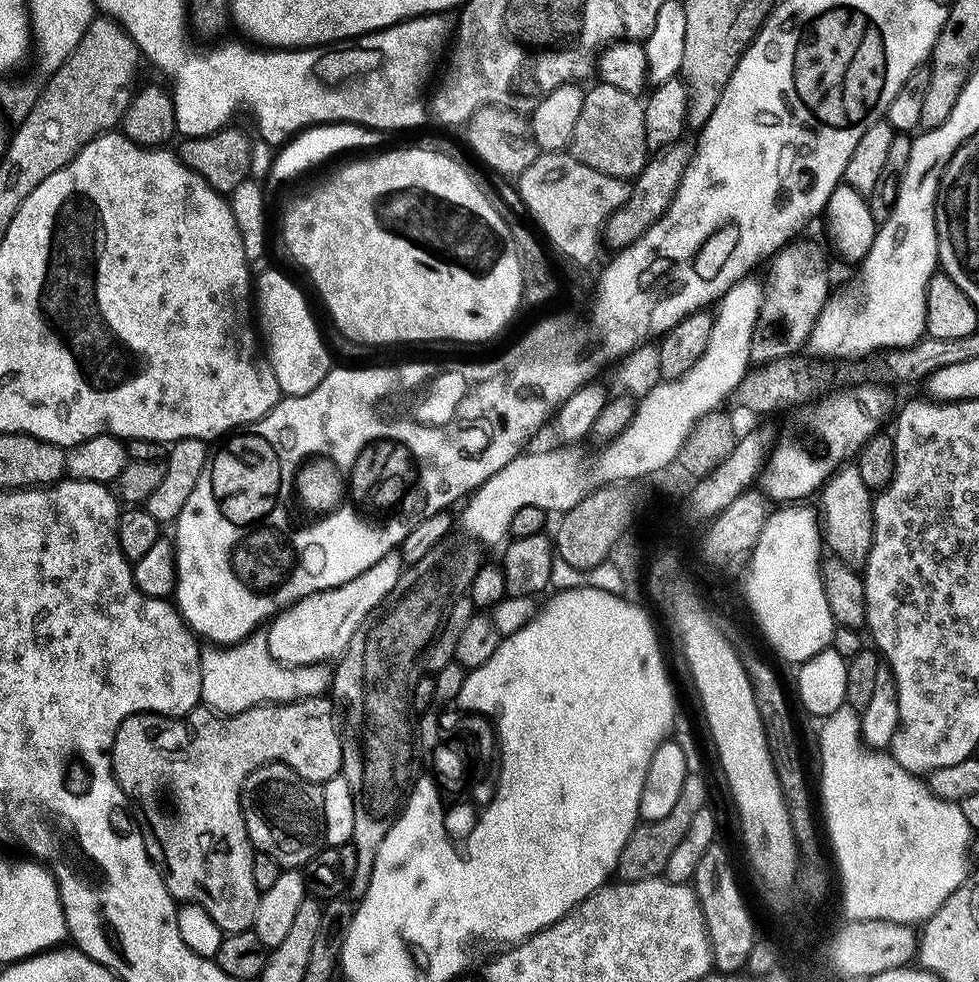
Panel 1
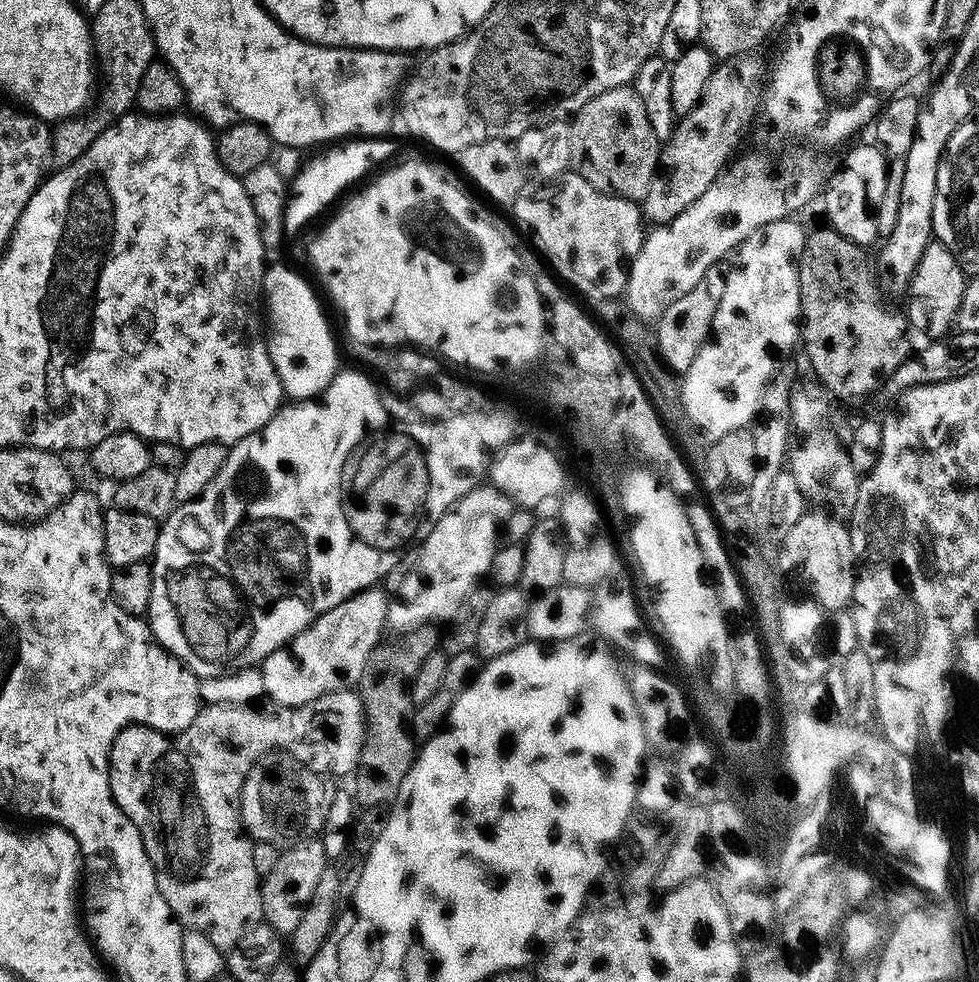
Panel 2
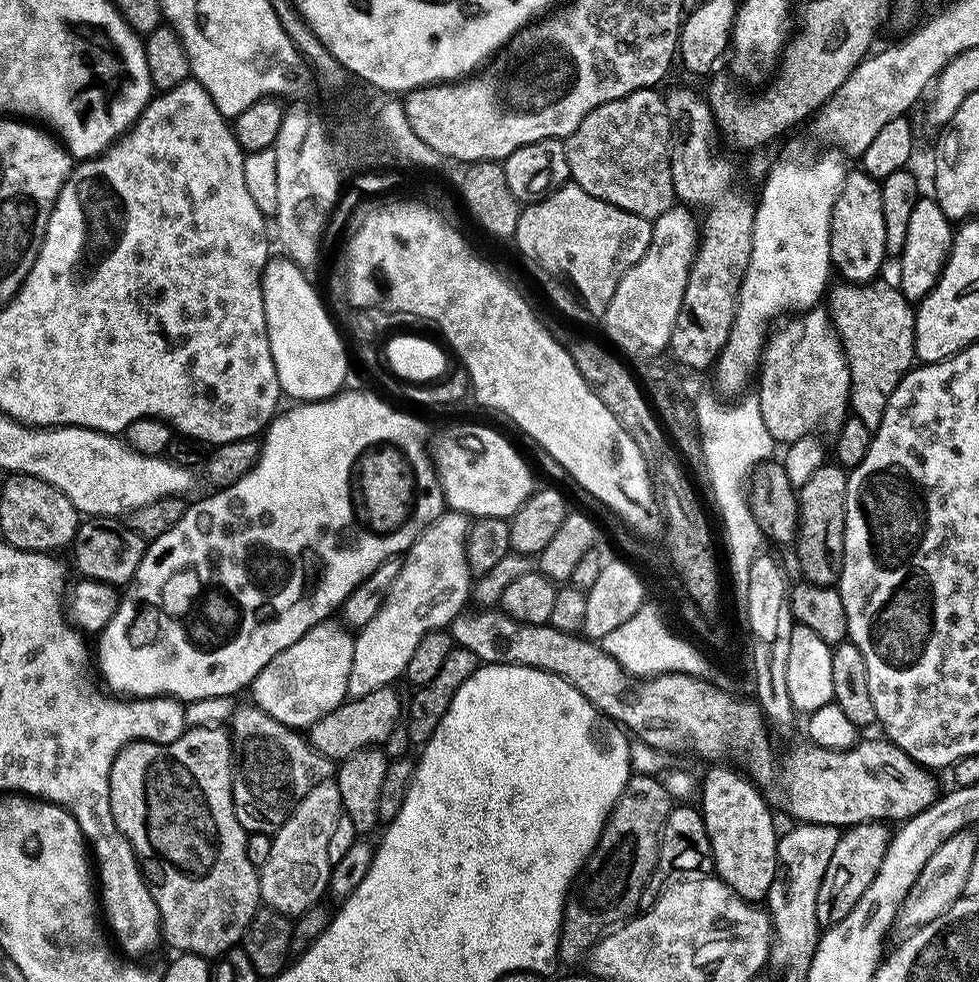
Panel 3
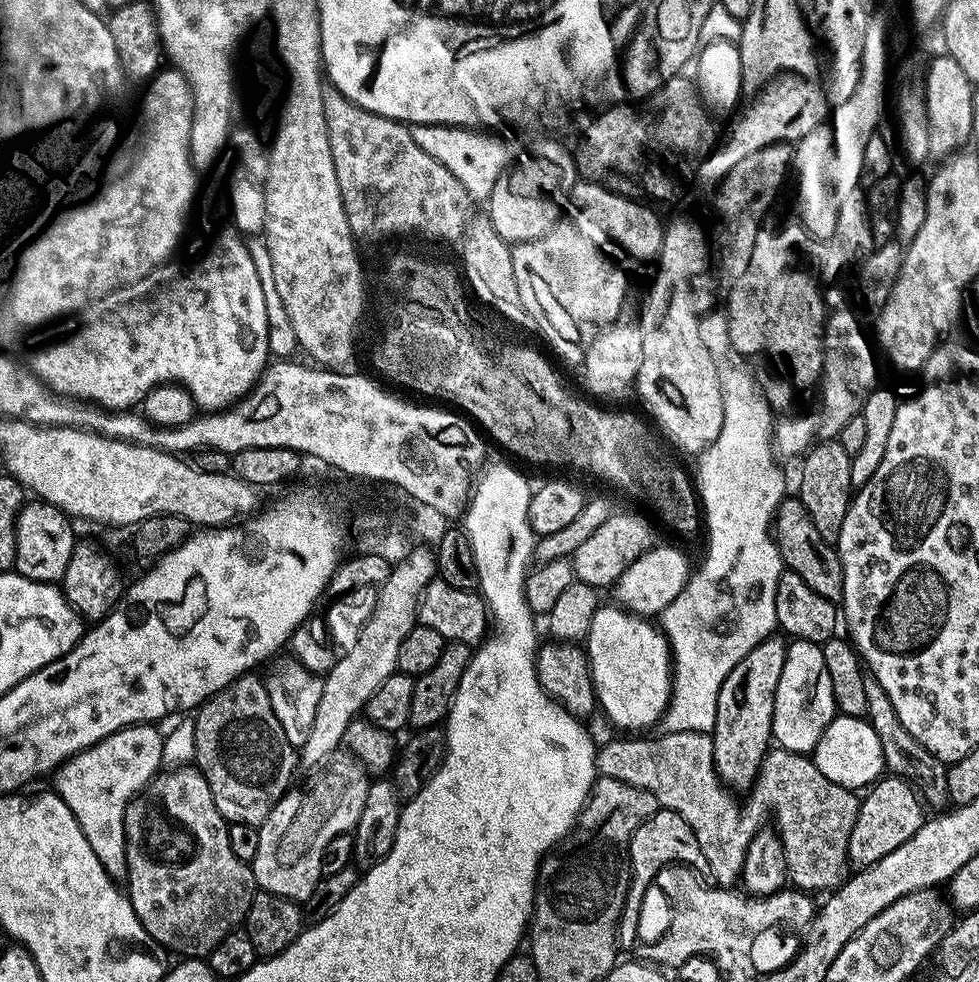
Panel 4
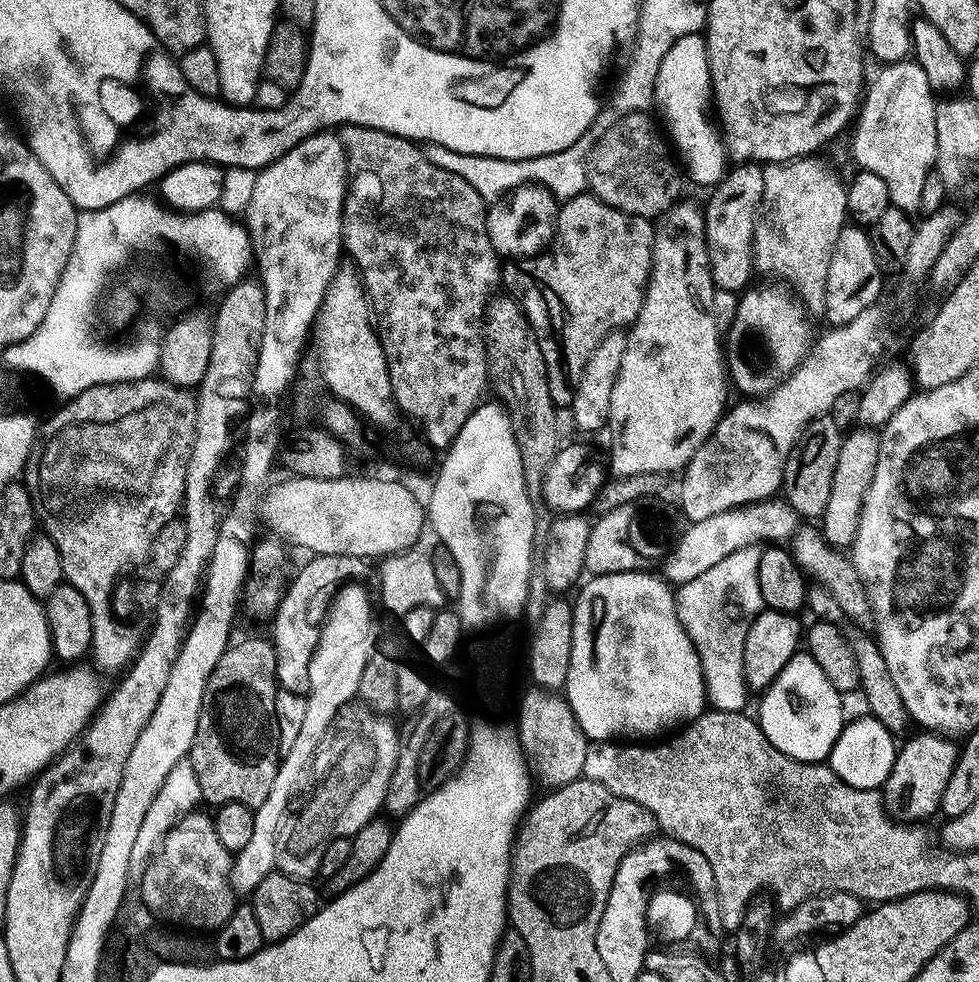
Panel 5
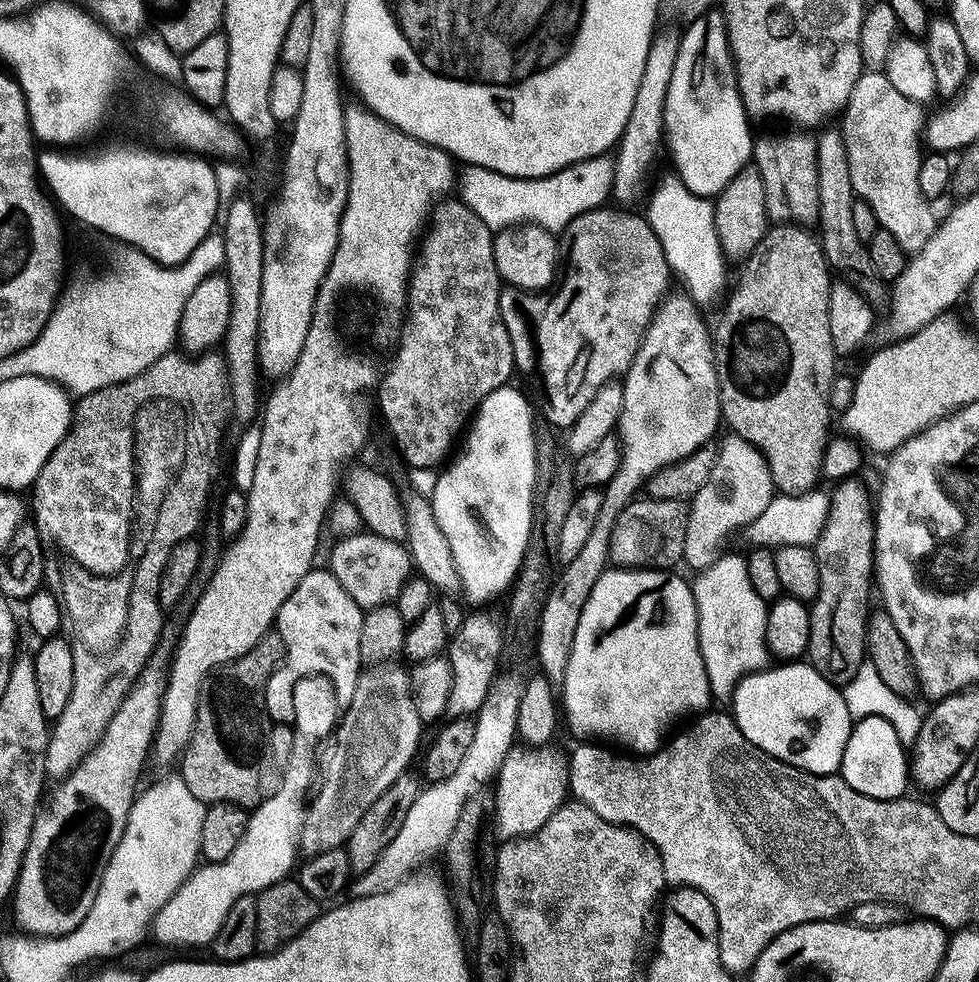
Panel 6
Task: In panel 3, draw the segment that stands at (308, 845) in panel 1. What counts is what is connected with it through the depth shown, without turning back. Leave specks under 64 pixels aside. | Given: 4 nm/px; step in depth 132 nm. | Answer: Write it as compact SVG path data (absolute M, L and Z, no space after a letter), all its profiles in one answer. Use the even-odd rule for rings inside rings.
M251 702L233 707L230 717L230 735L232 738L232 801L234 814L243 826L245 833L266 832L276 833L286 822L295 805L316 784L331 781L334 776L334 764L323 756L317 748L313 748L307 739L304 740L295 728L287 728L282 722L270 718L261 708Z

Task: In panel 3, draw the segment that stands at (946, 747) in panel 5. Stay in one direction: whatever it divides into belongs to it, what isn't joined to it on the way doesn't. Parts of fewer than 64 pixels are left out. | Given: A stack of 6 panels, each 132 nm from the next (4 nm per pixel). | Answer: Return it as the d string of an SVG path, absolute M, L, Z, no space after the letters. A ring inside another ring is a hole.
M865 822L853 824L851 828L841 831L840 841L827 863L826 872L822 877L821 886L818 887L817 896L817 922L820 926L831 926L842 922L850 910L866 894L870 882L880 872L882 858L886 858L886 850L890 839L890 828L884 822Z

